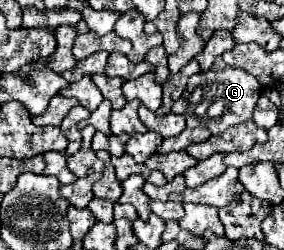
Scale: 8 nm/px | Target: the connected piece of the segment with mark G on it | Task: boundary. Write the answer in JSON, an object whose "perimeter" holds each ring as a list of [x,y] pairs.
{"perimeter":[[[217,57],[209,71],[201,71],[187,81],[187,89],[183,91],[181,99],[175,101],[171,111],[185,115],[187,127],[207,127],[213,131],[213,135],[217,135],[227,127],[249,119],[259,97],[261,85],[257,79],[253,79],[253,75],[239,67],[229,67],[223,63],[221,57]]]}

